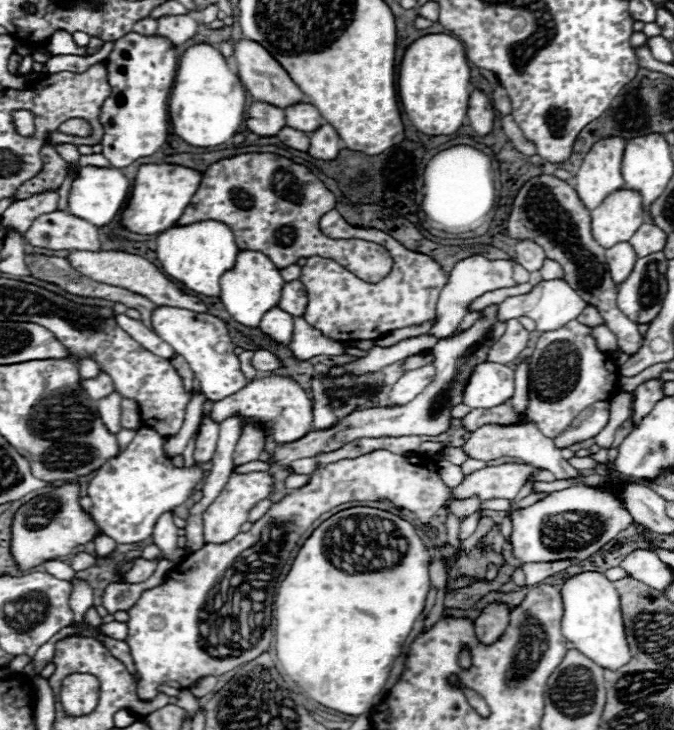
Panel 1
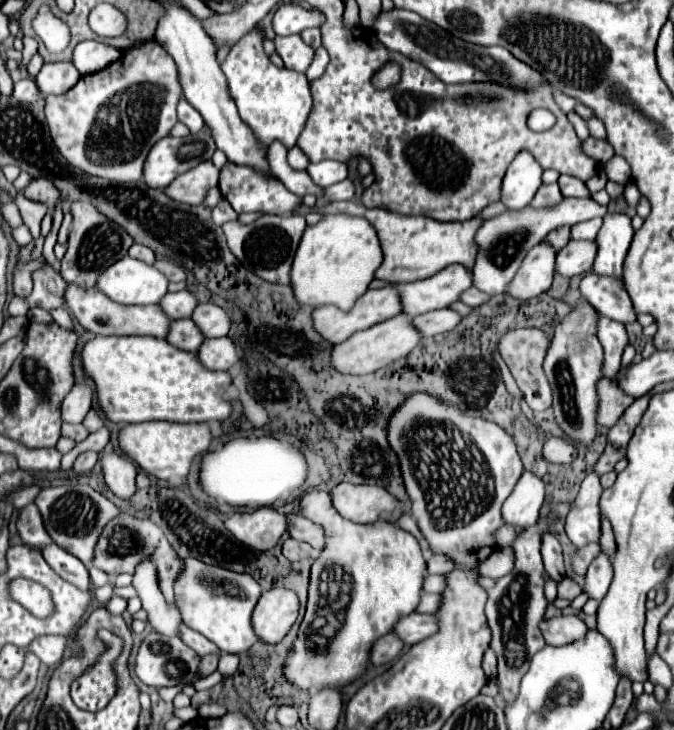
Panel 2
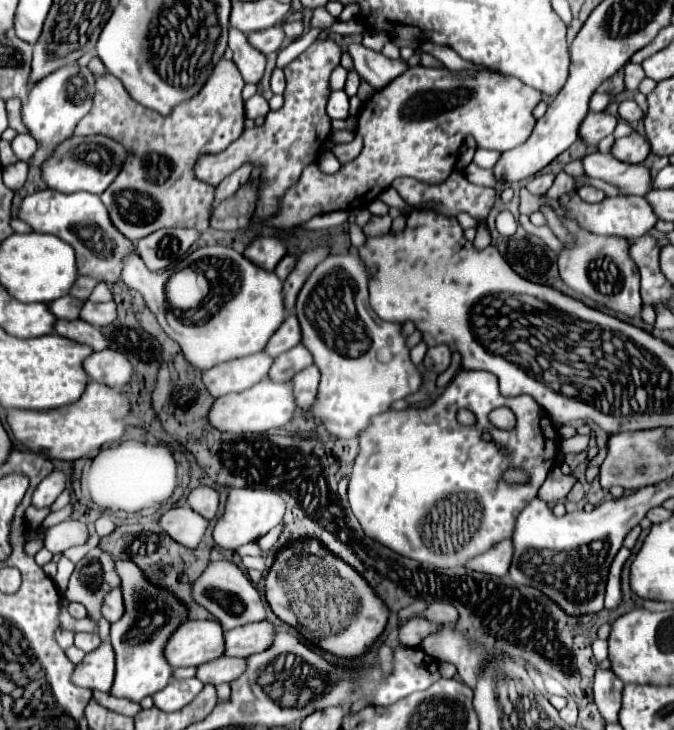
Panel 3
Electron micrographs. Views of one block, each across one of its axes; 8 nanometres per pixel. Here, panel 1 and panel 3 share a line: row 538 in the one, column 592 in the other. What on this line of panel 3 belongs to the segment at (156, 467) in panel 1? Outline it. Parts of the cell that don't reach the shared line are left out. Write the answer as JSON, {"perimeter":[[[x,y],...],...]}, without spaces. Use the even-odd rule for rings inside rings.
{"perimeter":[[[590,112],[580,126],[580,136],[584,138],[586,146],[598,146],[604,136],[614,132],[616,124],[618,120],[614,116],[608,116],[606,112]]]}

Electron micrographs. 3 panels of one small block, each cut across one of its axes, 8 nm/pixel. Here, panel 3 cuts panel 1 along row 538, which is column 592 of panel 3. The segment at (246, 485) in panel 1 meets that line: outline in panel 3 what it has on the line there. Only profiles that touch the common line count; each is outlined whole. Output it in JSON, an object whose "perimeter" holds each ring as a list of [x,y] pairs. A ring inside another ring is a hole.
{"perimeter":[[[570,192],[570,194],[560,196],[560,202],[564,208],[568,208],[570,216],[574,216],[582,226],[586,226],[586,230],[590,230],[594,234],[622,236],[626,240],[636,240],[636,238],[644,236],[650,228],[654,228],[654,224],[658,222],[654,208],[648,204],[646,198],[640,198],[640,196],[614,196],[614,198],[606,198],[598,204],[588,204],[576,192]]]}

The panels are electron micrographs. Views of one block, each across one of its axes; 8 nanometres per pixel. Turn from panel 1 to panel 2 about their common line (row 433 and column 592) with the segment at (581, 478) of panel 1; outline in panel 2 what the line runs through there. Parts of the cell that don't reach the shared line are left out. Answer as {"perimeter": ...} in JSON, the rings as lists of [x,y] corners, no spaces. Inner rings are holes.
{"perimeter":[[[588,474],[580,486],[578,496],[574,498],[574,506],[570,508],[564,530],[570,542],[578,546],[586,546],[586,542],[598,542],[598,514],[602,486],[596,474]]]}

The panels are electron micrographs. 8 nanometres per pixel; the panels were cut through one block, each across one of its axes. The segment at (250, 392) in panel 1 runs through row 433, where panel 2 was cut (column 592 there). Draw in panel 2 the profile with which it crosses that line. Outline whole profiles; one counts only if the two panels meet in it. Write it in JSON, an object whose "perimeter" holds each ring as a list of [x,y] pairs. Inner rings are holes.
{"perimeter":[[[588,272],[580,282],[580,296],[600,314],[610,320],[628,324],[634,322],[634,310],[630,310],[630,298],[622,282],[610,282]]]}

